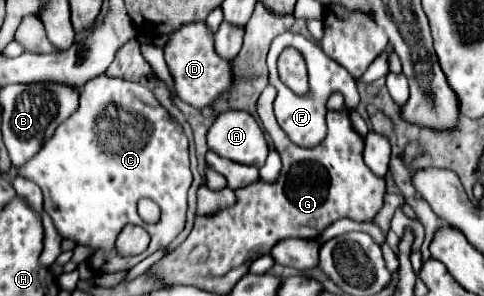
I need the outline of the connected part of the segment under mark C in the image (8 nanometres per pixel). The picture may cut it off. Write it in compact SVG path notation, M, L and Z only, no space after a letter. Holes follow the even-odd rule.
M106 74L86 82L80 94L80 108L56 128L54 136L42 146L38 154L34 154L34 158L30 158L30 162L26 162L18 170L18 174L26 176L28 180L40 186L44 194L44 210L54 220L54 226L58 228L62 238L96 248L96 254L92 256L94 264L90 264L94 274L116 272L104 268L122 268L122 270L134 268L146 256L168 246L182 232L186 222L186 194L192 184L186 134L182 126L178 130L178 122L160 106L154 94L136 82L110 78ZM140 198L150 198L160 206L162 216L158 224L142 222L142 218L136 212L136 202ZM126 224L142 226L150 234L148 248L138 256L120 256L114 248L116 236Z

